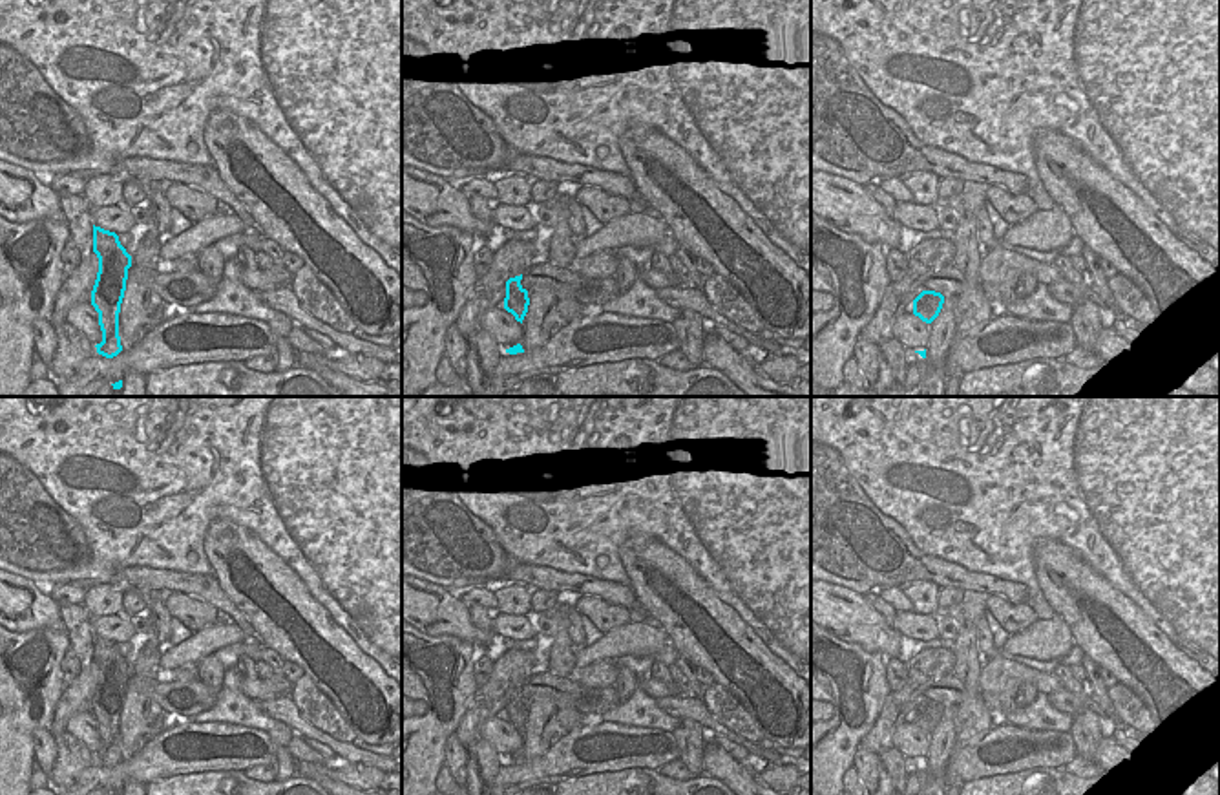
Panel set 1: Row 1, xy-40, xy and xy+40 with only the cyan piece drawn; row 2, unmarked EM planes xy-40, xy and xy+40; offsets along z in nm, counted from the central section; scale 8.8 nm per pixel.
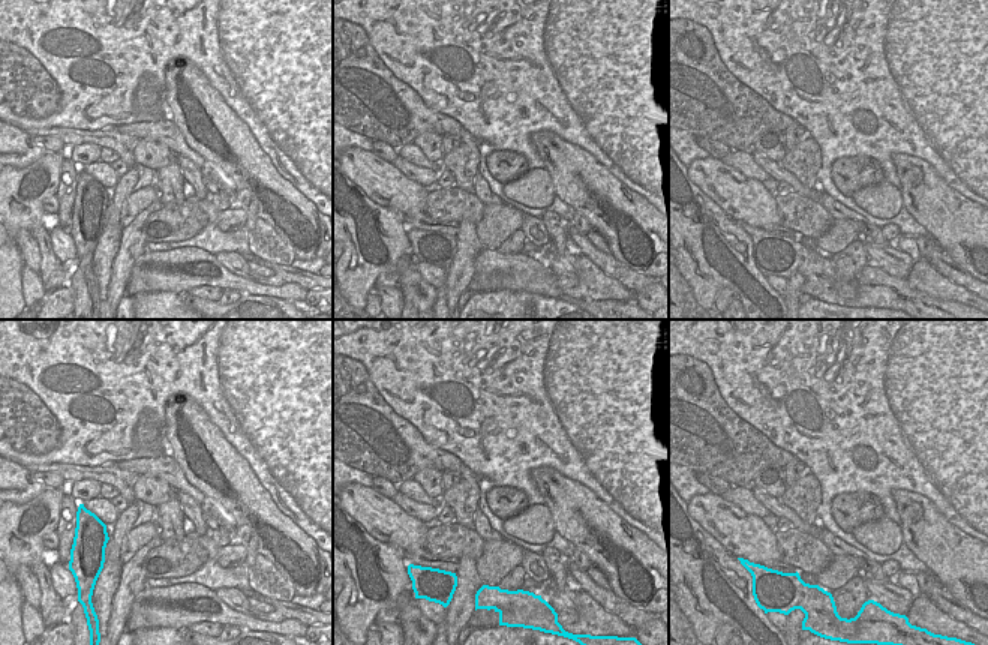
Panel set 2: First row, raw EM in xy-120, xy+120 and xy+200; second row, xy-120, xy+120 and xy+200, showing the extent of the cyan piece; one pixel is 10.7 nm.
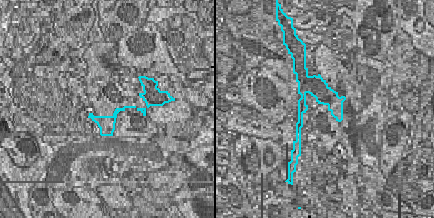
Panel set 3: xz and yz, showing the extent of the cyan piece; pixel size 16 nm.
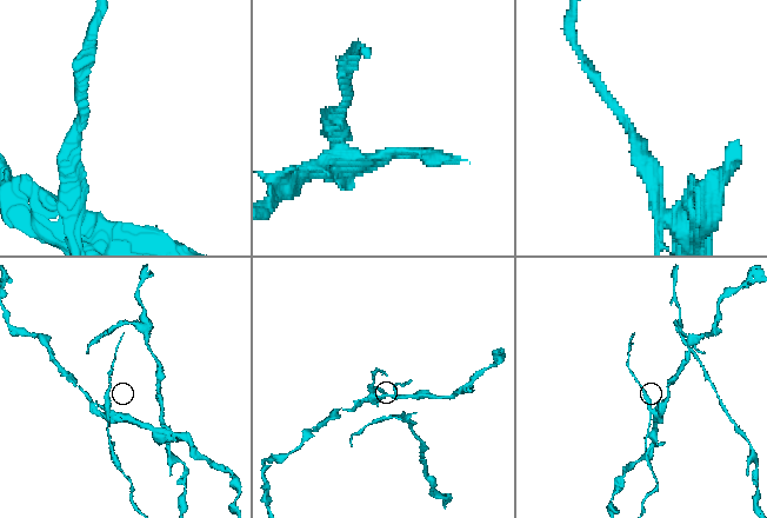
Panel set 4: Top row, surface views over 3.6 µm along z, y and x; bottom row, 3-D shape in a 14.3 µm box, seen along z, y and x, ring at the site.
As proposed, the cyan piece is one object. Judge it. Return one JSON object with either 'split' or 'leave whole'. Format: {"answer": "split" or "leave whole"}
{"answer": "split"}

